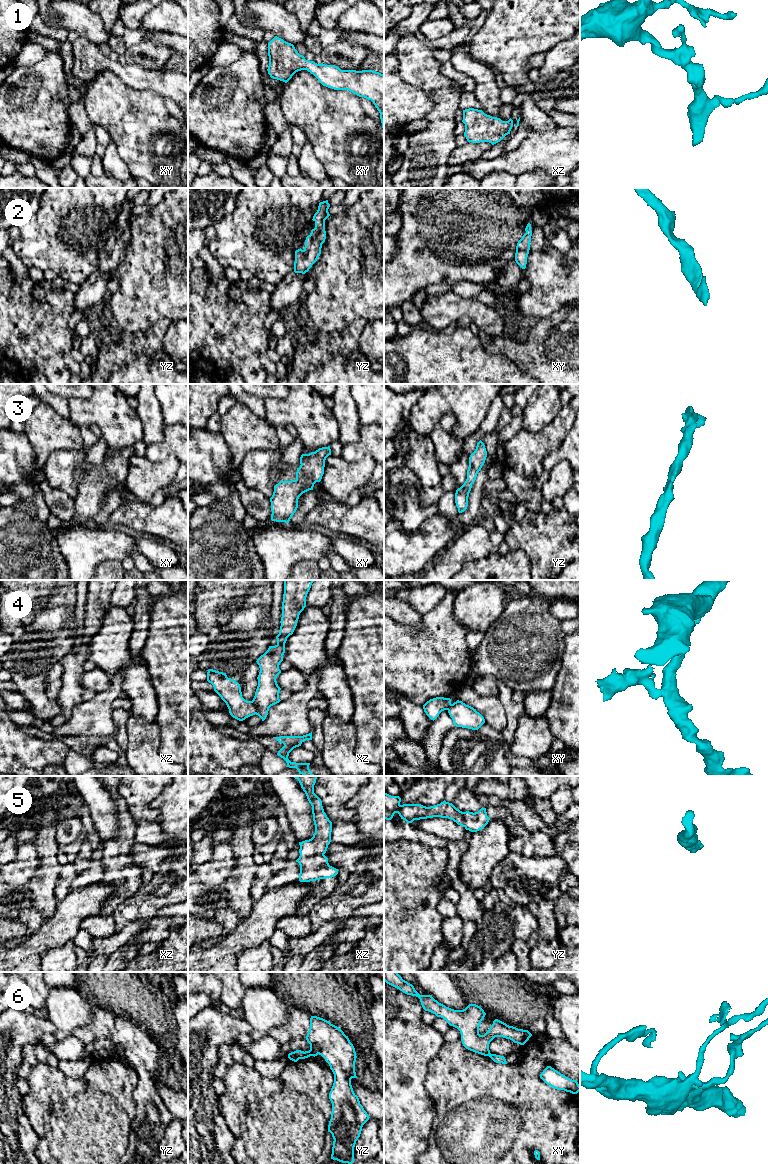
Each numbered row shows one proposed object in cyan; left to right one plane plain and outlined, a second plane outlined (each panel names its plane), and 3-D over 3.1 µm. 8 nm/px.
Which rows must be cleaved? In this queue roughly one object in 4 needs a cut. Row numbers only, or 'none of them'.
4, 6

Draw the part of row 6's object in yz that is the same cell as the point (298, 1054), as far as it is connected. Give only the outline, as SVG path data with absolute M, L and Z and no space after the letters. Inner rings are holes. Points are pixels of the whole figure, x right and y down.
M296 1050L296 1051L288 1054L288 1058L294 1062L297 1062L299 1059L308 1058L310 1056L311 1056L310 1054L308 1054L304 1051L301 1051L301 1050Z

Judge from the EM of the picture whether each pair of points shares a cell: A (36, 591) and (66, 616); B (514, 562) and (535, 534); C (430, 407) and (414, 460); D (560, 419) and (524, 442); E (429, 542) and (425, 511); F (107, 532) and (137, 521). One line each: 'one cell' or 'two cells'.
A: two cells
B: two cells
C: two cells
D: one cell
E: two cells
F: two cells

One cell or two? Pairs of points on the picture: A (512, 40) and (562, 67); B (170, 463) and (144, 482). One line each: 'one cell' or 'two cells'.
A: two cells
B: one cell

